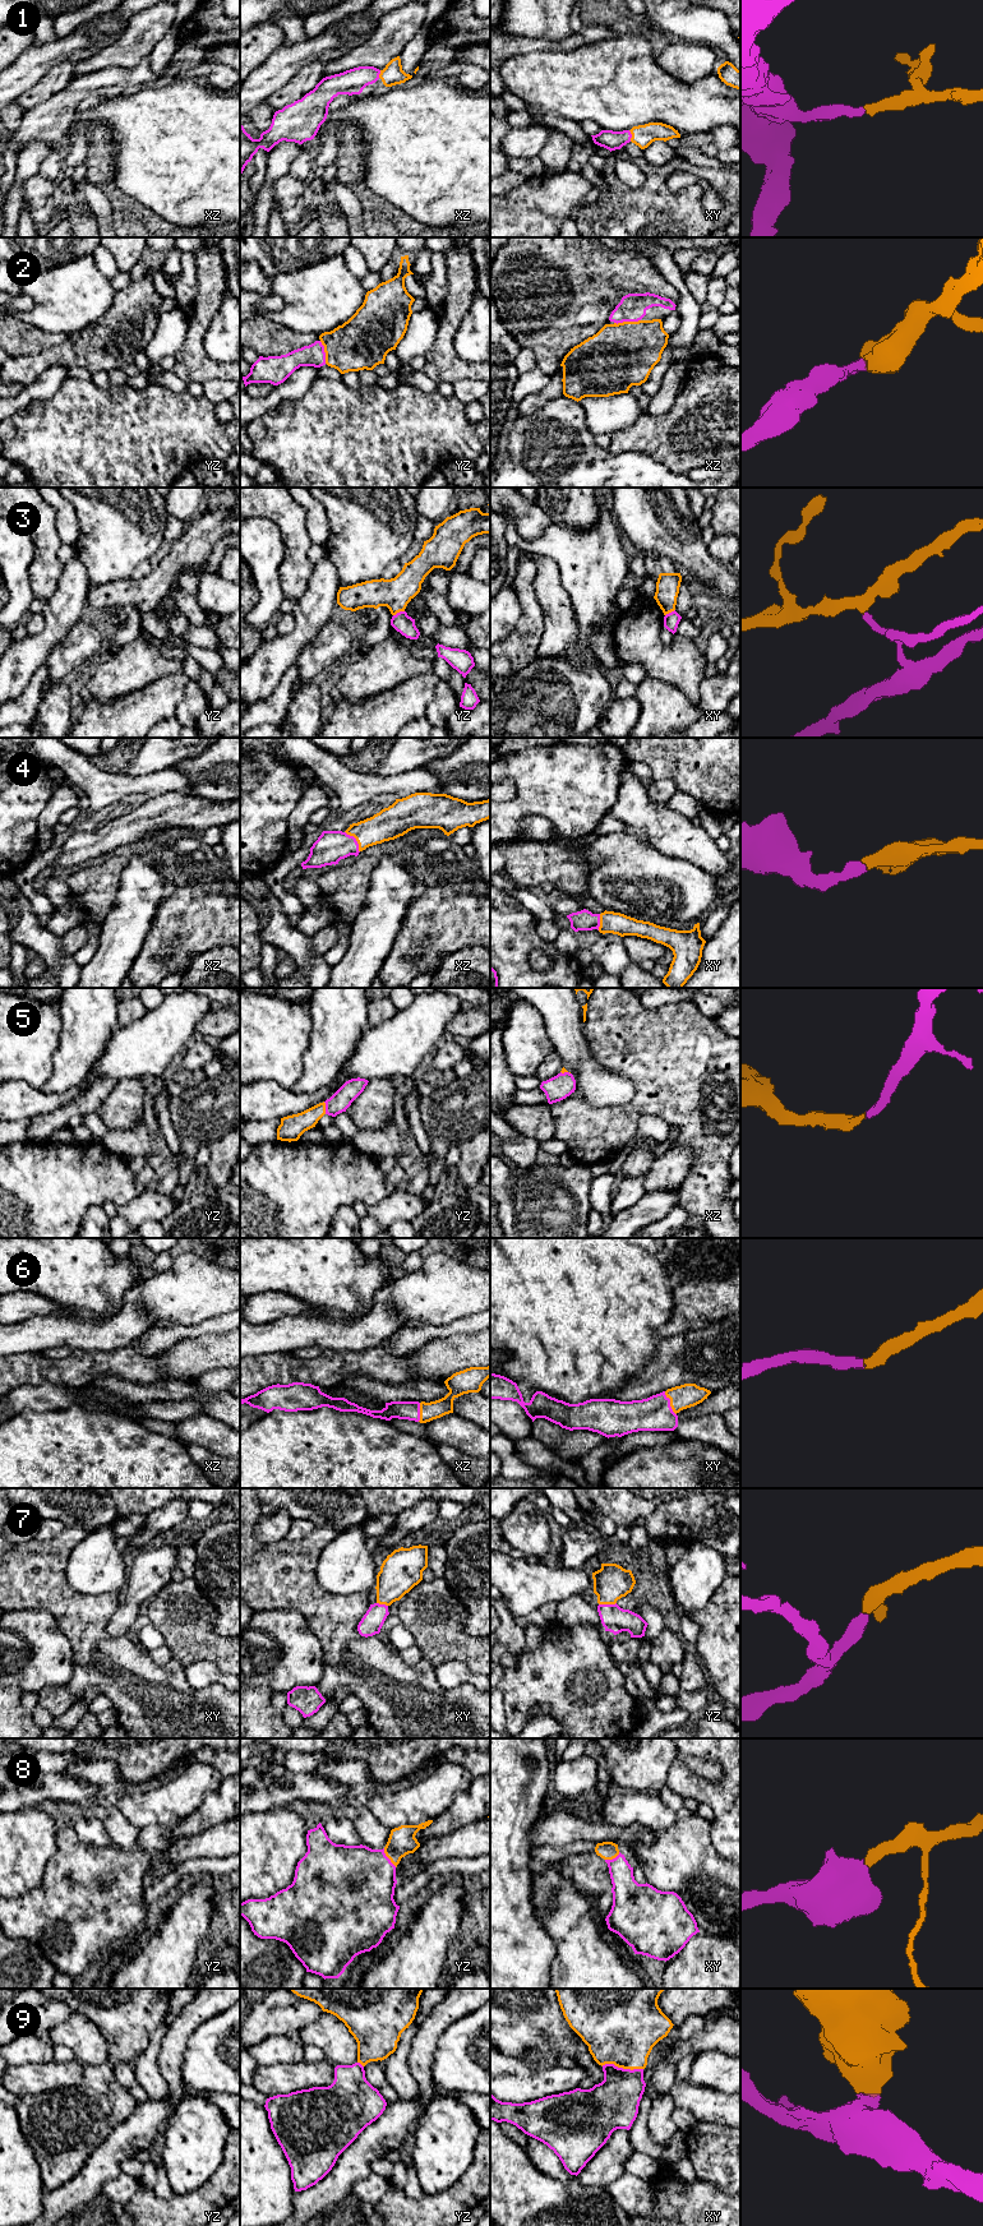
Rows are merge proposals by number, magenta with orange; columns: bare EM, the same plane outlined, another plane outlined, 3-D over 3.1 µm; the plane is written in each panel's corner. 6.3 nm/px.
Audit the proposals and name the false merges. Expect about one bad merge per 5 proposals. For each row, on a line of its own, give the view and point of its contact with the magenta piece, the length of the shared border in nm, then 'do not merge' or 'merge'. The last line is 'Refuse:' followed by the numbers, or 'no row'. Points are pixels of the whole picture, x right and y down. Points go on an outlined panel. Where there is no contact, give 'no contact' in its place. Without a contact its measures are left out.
1: meets magenta in xy at (631, 135); contact 70 nm long; merge
2: meets magenta in xz at (627, 321); contact 170 nm long; merge
3: meets magenta in yz at (400, 612); contact 80 nm long; merge
4: meets magenta in xz at (355, 840); contact 160 nm long; merge
5: meets magenta in yz at (326, 1108); contact 80 nm long; merge
6: meets magenta in xy at (669, 1403); contact 170 nm long; merge
7: meets magenta in yz at (607, 1605); contact 110 nm long; merge
8: meets magenta in yz at (387, 1857); contact 150 nm long; merge
9: meets magenta in xy at (622, 2068); contact 260 nm long; merge
Refuse: no row

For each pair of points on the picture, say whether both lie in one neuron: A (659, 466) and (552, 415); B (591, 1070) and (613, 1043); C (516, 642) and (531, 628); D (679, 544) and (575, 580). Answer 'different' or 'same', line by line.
A: same
B: different
C: same
D: different

